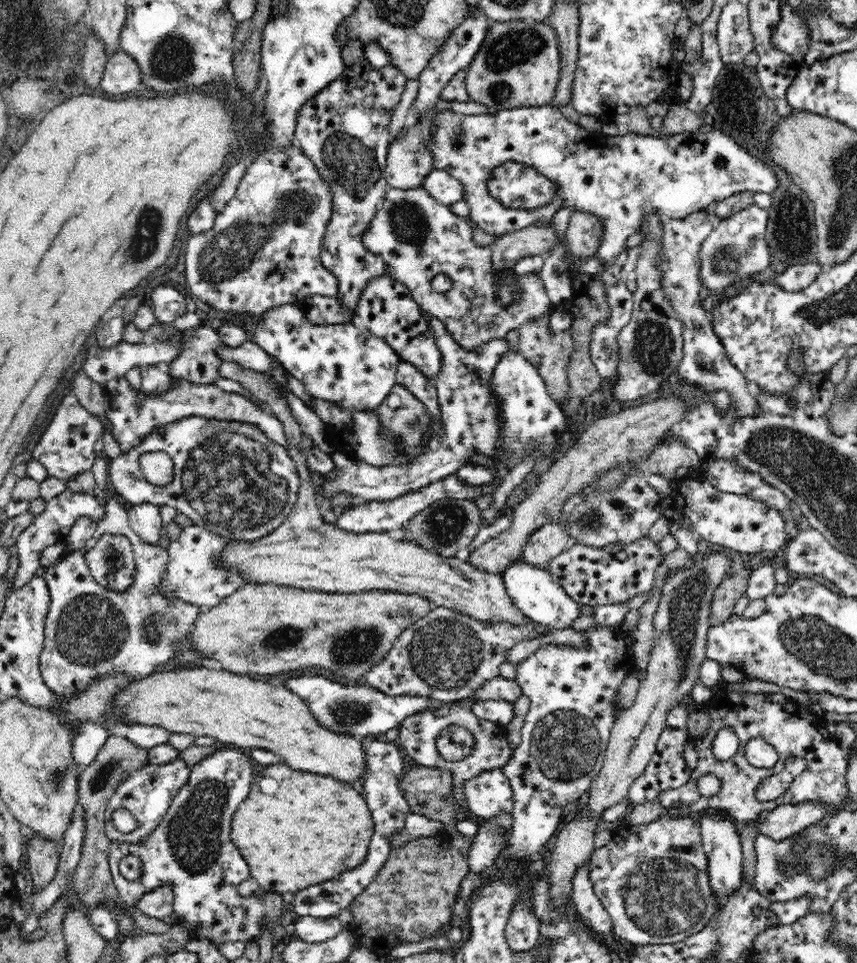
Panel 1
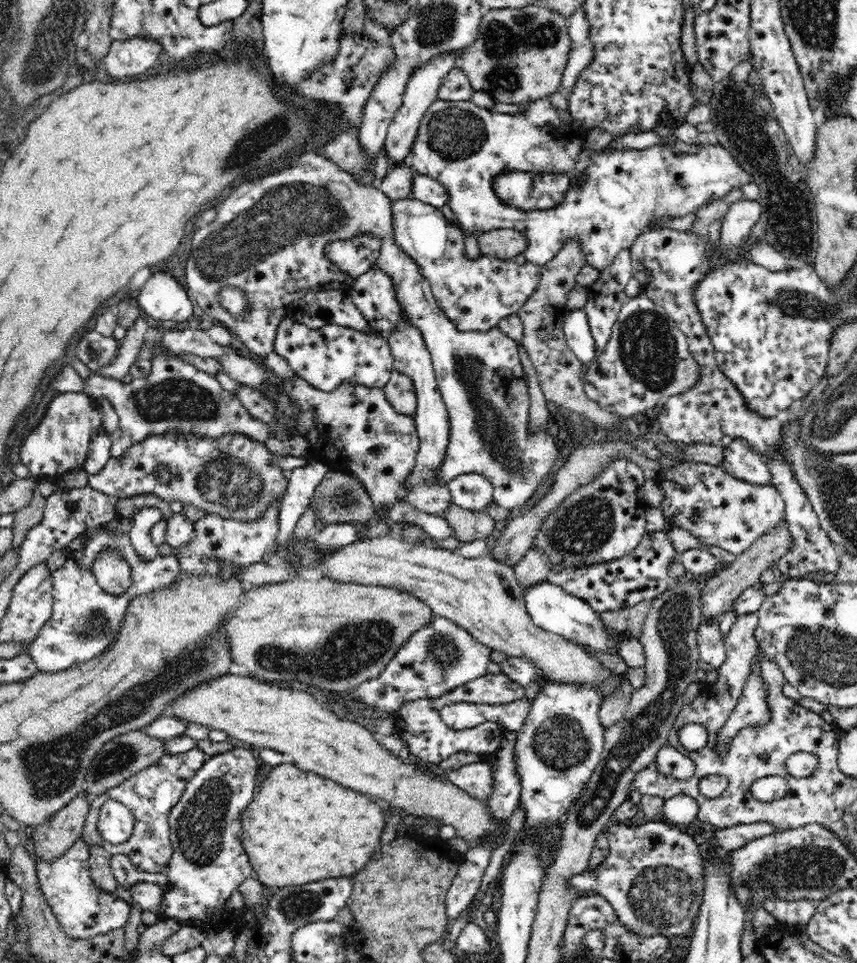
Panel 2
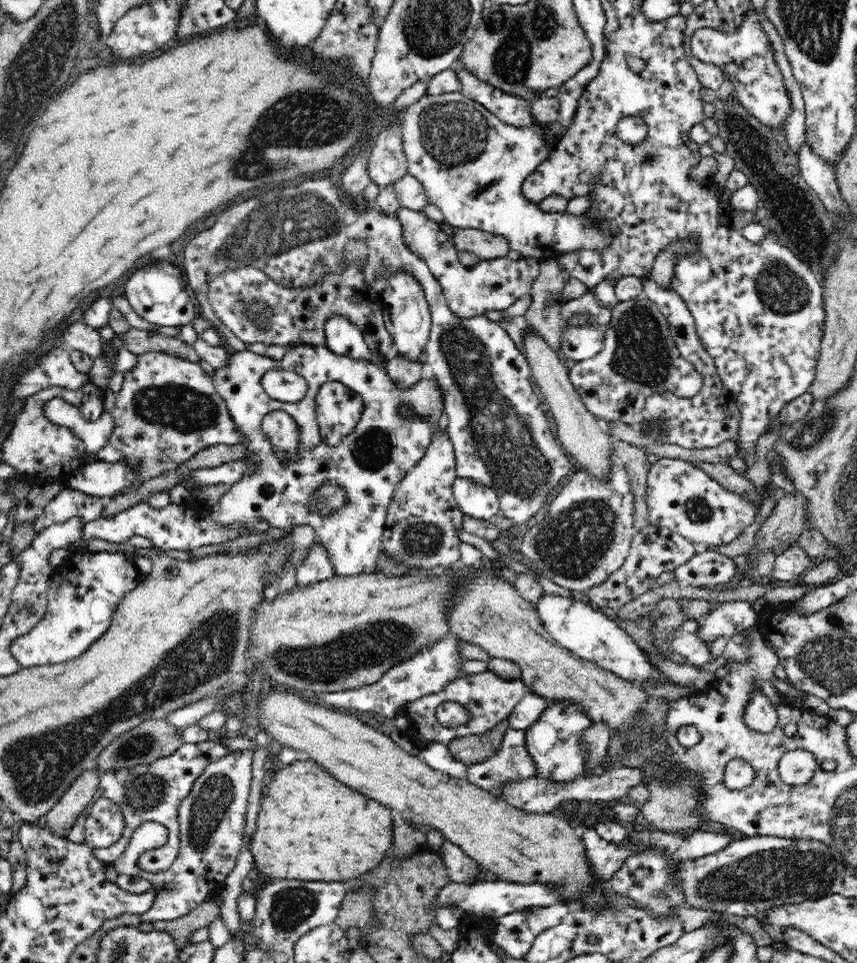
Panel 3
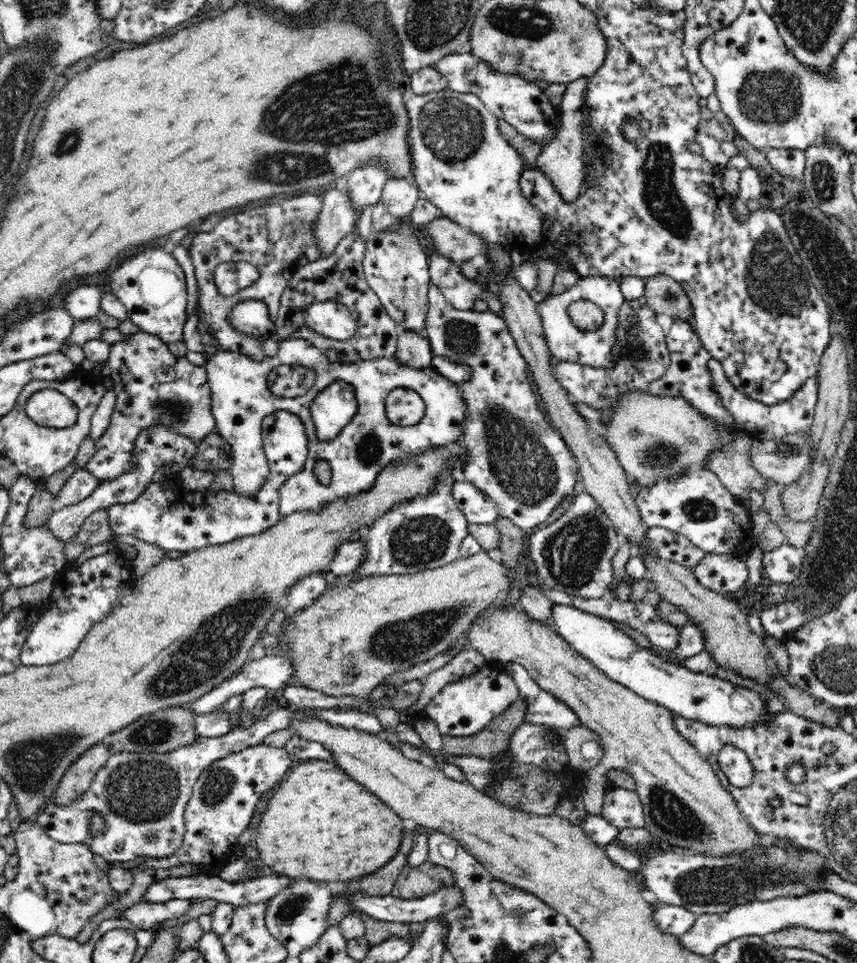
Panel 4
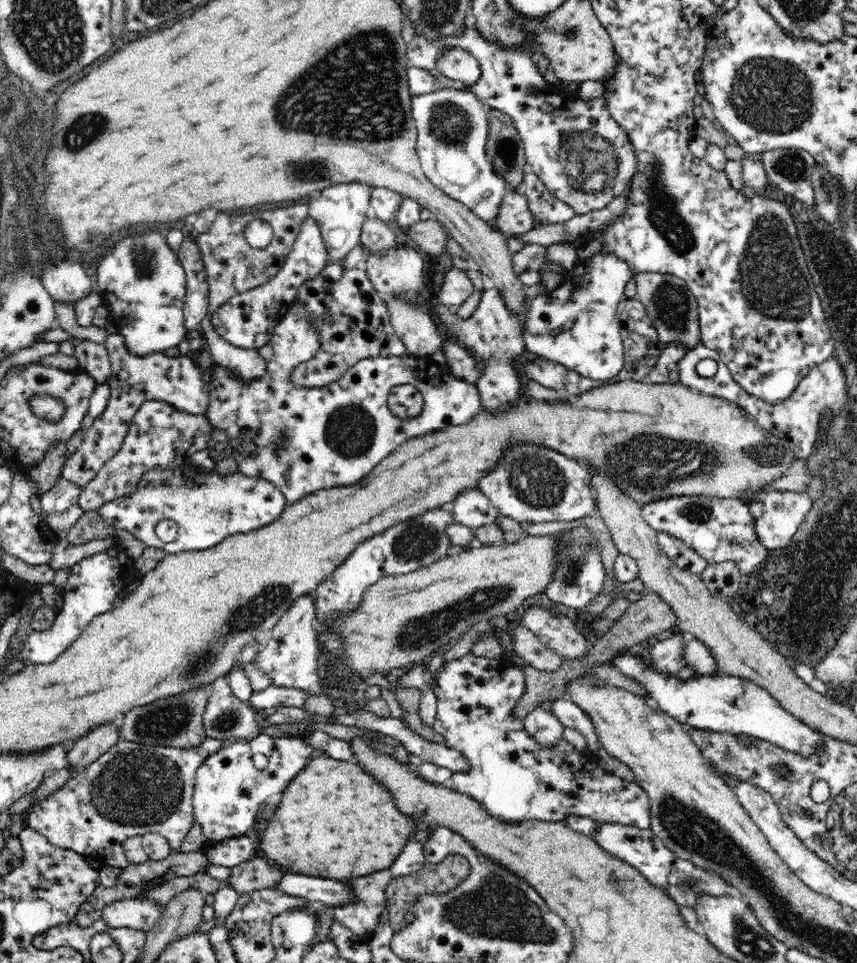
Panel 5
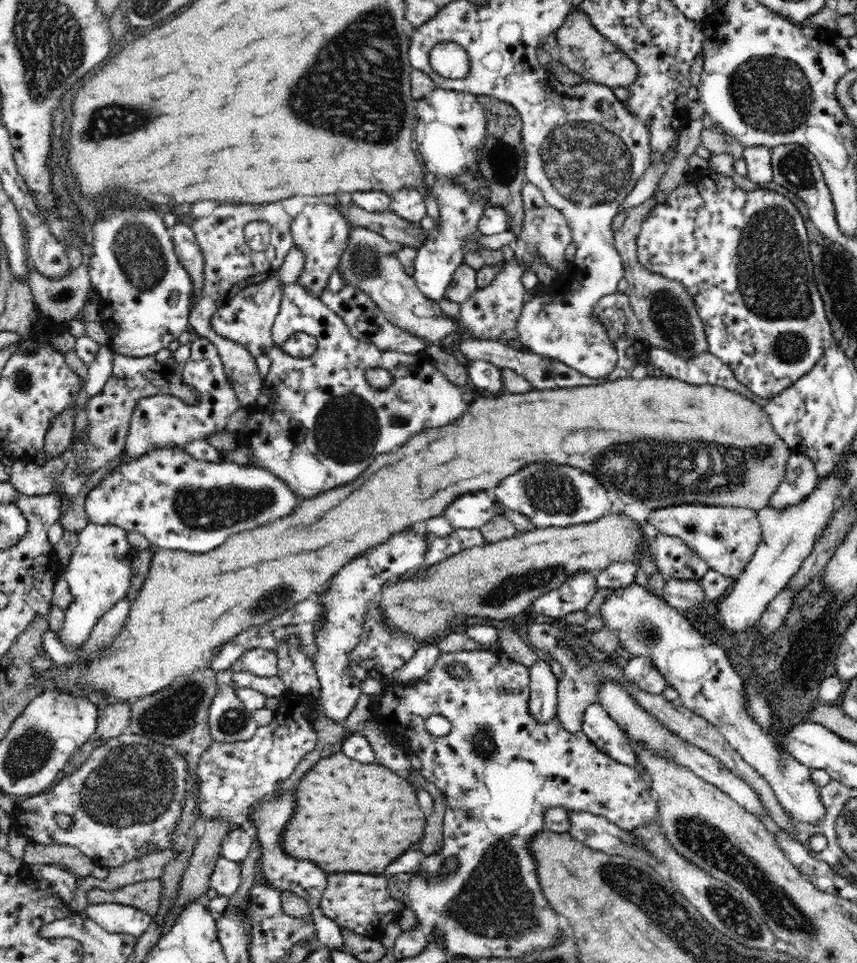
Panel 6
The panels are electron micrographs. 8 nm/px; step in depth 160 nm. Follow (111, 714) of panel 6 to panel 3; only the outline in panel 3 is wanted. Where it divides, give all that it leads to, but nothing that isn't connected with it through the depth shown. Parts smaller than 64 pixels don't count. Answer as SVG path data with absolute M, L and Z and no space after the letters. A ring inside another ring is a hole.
M97 767L84 770L48 811L45 826L53 835L64 838L64 832L74 826L80 812L87 811L87 804L92 802L98 790L100 776Z

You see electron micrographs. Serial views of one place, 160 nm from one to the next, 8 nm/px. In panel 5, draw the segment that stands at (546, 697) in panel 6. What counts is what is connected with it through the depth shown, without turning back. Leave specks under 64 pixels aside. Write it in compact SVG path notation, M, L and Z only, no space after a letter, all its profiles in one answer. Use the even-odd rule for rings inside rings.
M542 702L523 720L524 728L531 734L536 742L543 746L553 746L563 738L565 726L549 711L547 703Z

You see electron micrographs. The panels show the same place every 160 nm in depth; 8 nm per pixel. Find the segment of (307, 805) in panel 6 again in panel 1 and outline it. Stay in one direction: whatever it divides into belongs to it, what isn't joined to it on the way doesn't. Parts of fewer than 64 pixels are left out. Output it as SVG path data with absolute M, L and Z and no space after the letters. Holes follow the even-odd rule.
M286 763L266 766L256 772L250 796L240 804L231 824L231 839L244 860L250 866L250 874L258 883L259 890L286 895L305 890L316 882L326 882L336 878L344 870L352 870L364 862L368 854L370 836L375 826L364 798L344 782L336 782L328 776L318 776L309 772L292 770ZM272 778L278 782L278 790L272 794L262 792L260 782Z

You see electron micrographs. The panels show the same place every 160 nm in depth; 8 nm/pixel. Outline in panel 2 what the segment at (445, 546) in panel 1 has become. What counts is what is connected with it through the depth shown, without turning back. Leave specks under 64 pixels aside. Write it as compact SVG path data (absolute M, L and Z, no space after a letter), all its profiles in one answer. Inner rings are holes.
M454 502L447 512L440 513L439 516L449 522L454 529L455 538L464 543L486 539L496 526L494 518L485 510L480 512L466 510Z

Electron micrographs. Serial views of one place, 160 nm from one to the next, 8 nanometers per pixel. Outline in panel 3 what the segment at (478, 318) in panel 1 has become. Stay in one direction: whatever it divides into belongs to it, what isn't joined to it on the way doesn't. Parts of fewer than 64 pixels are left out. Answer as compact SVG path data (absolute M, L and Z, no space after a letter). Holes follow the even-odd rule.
M401 207L396 216L403 226L403 241L406 242L408 250L414 251L428 265L430 272L440 283L450 310L454 314L458 314L460 318L484 316L488 310L506 310L516 300L520 300L520 297L529 294L536 277L540 274L539 260L522 256L517 260L504 257L496 260L480 261L474 268L466 267L459 261L458 249L454 247L452 236L442 223L434 222L434 220L426 218L423 212L417 212L410 208Z

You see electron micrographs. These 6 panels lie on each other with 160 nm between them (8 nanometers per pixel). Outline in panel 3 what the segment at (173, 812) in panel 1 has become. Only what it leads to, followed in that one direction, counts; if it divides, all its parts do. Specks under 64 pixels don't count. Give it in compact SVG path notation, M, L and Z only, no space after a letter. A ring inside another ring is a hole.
M235 750L226 756L219 758L209 764L203 773L193 782L190 794L180 803L177 821L179 822L180 850L172 866L160 872L146 872L138 866L138 856L130 860L130 843L126 847L124 854L121 854L112 865L117 874L138 876L149 880L152 887L156 888L156 900L144 915L139 918L142 922L160 922L164 920L177 920L189 914L206 901L209 895L216 895L224 885L226 876L234 870L236 858L242 850L244 842L244 828L246 828L246 808L248 808L247 798L250 794L250 778L252 778L252 752L250 750Z

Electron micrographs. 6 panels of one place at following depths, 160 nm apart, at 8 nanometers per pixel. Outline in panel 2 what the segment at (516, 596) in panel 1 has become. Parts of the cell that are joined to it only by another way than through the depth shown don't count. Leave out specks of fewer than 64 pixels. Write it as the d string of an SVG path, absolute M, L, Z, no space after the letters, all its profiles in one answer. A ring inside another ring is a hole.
M547 580L524 588L524 600L532 622L549 633L557 634L566 641L578 642L580 647L587 646L594 650L606 650L613 654L619 653L618 642L607 632L608 626L600 620L596 612L584 599L568 594L561 586Z

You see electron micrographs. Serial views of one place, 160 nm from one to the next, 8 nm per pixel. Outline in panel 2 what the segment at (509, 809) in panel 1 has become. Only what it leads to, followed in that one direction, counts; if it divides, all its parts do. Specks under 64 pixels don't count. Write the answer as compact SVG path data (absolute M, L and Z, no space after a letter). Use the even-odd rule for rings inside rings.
M490 760L466 764L458 770L446 770L446 777L456 786L474 795L475 798L482 798L484 802L490 798L492 790L492 767Z

